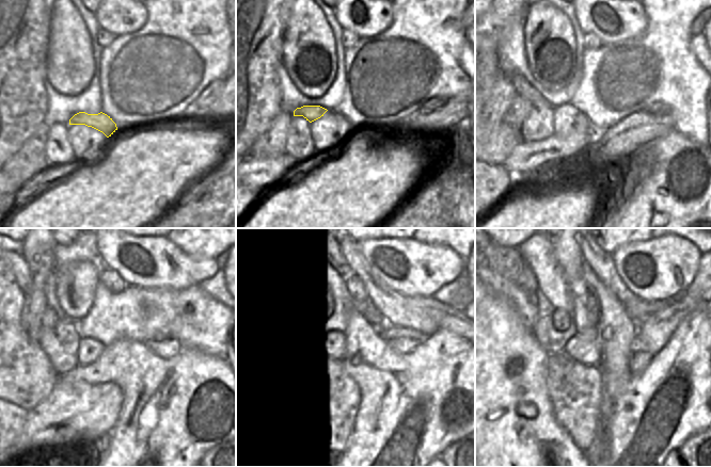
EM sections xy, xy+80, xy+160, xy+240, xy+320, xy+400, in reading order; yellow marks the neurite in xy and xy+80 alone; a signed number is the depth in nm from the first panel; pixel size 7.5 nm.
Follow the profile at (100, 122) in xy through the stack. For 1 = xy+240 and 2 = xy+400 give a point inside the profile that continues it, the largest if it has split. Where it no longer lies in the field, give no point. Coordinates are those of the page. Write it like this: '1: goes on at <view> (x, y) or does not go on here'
1: goes on at xy+240 (33, 294)
2: goes on at xy+400 (506, 260)

